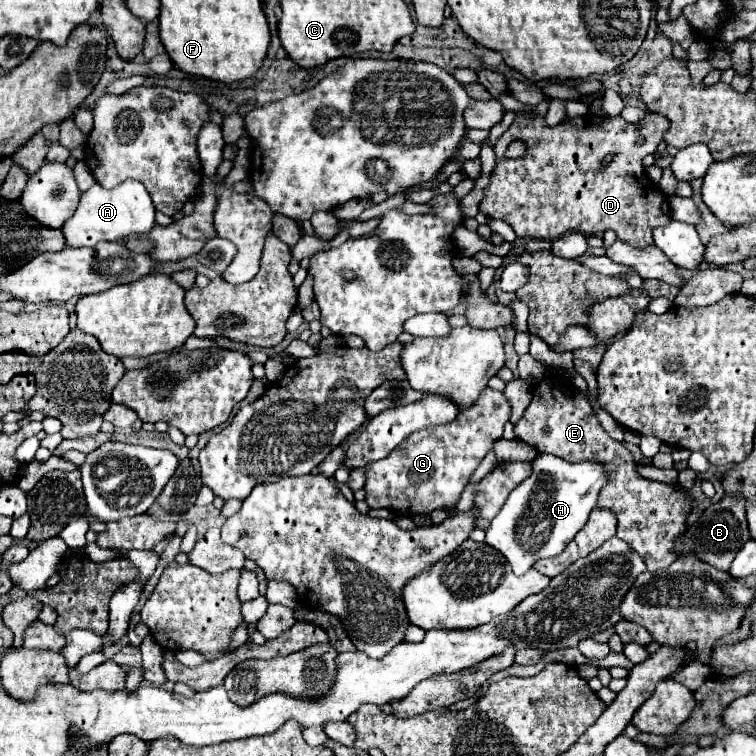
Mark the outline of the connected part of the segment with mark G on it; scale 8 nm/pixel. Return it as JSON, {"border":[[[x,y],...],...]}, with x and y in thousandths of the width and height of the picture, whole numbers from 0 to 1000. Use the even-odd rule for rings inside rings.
{"border":[[[640,513],[624,537],[606,545],[601,558],[545,571],[511,606],[481,616],[487,669],[545,680],[569,680],[574,675],[601,677],[627,622],[651,595],[653,585],[664,579],[675,545],[677,540],[667,519]]]}

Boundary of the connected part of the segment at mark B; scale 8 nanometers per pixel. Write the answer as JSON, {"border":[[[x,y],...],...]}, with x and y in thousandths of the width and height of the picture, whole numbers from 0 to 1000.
{"border":[[[958,653],[958,659],[947,667],[942,667],[939,672],[934,672],[923,690],[910,696],[907,704],[892,714],[892,730],[894,735],[921,735],[934,746],[947,749],[950,754],[963,754],[974,730],[989,717],[992,704],[989,704],[989,693],[987,693],[987,680],[984,680],[984,659],[979,656],[966,656]]]}

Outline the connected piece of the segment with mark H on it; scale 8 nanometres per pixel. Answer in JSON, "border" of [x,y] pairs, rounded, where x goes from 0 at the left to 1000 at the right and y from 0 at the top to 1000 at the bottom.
{"border":[[[712,601],[704,611],[704,630],[696,632],[690,640],[685,640],[664,675],[656,680],[656,685],[648,690],[643,701],[643,720],[656,725],[669,735],[677,754],[688,762],[698,751],[704,751],[714,738],[733,738],[741,733],[749,720],[762,709],[762,704],[775,693],[778,680],[786,675],[791,661],[791,648],[796,648],[804,640],[804,622],[796,611],[775,608],[775,611],[749,611],[733,601]]]}

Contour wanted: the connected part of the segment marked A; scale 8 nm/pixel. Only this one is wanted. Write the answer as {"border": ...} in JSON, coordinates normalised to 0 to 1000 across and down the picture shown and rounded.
{"border":[[[169,238],[148,251],[124,243],[106,259],[106,270],[95,288],[90,288],[82,299],[82,310],[87,315],[87,325],[124,325],[132,317],[159,317],[172,310],[196,310],[204,299],[204,270],[196,259],[196,251],[180,241]]]}

